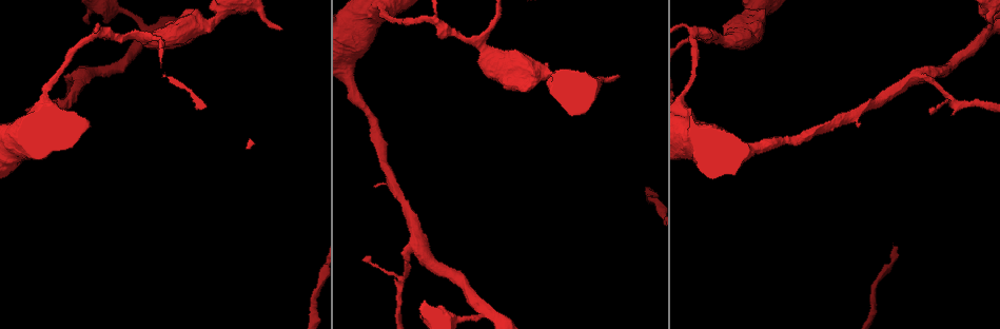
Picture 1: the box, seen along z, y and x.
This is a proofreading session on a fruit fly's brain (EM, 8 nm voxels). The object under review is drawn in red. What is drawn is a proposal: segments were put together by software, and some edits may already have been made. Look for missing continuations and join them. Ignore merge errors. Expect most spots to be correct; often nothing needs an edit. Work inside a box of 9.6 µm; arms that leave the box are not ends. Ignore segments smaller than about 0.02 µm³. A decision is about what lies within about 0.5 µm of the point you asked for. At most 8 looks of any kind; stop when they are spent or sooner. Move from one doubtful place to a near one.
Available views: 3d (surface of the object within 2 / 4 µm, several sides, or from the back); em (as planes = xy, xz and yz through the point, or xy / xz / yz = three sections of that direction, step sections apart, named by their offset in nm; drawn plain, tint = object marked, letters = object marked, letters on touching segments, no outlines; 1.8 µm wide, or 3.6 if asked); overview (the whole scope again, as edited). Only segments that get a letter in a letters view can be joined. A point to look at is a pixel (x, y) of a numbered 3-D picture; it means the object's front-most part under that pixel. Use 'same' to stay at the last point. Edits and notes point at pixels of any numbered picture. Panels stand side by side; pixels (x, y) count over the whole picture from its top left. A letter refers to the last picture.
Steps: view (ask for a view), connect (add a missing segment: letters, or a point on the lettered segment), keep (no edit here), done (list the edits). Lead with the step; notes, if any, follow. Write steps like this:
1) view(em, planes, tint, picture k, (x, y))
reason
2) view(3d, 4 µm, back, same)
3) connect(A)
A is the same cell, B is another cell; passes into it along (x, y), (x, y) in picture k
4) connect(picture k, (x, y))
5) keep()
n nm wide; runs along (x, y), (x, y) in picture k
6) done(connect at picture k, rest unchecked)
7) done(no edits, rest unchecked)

view(3d, 2 µm, picture 1, (367, 258))
branch stops here

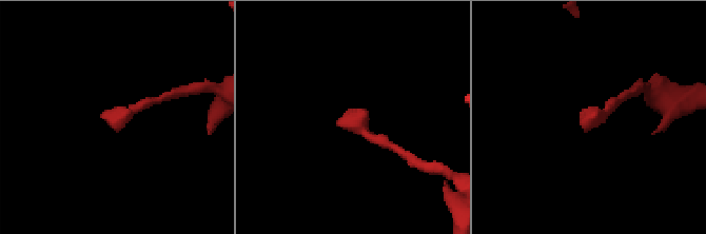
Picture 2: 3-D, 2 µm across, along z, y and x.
view(em, planes, letters, picture 2, (358, 116))

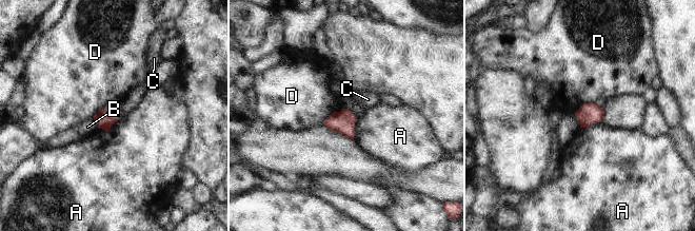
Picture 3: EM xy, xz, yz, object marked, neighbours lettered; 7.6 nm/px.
keep()
160 nm wide; A touches over 170 nm; A, B, C and D are other cells; none of them fits

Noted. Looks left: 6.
view(3d, 4 µm, back, picture 1, (858, 124))
free end

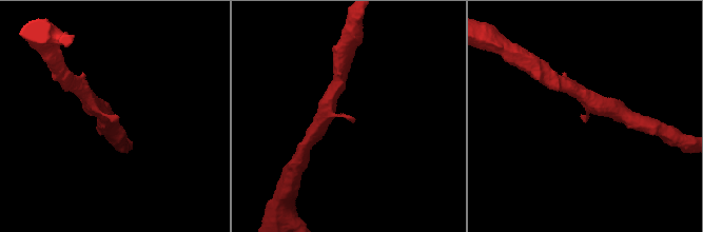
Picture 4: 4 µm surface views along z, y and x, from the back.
view(em, planes, plain, picture 4, (583, 117))
need the tissue

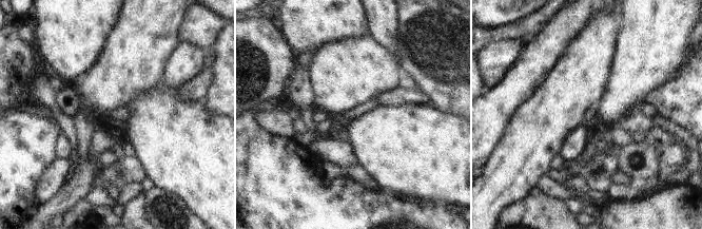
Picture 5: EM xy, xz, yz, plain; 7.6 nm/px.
view(em, planes, letters, same)

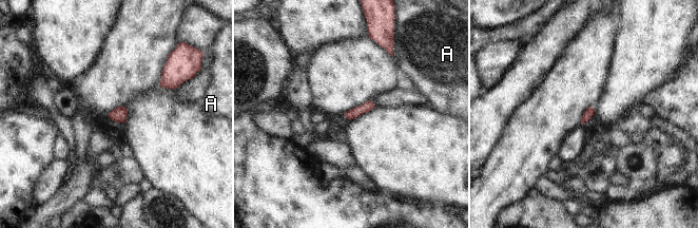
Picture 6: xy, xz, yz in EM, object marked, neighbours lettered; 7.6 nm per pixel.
keep()
A is another cell; border along (392, 53), (393, 56) in picture 6; none of them fits

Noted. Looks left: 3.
view(em, planes, letters, picture 1, (281, 29))
free end

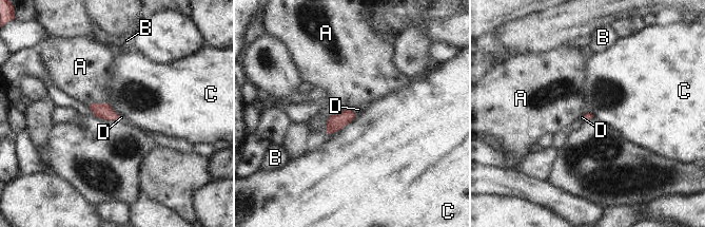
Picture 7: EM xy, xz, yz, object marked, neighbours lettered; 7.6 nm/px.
connect(D)
D is the same cell, A, B and C are other cells; passes into it along (335, 123), (354, 113), (358, 109) in picture 7; the neuron continues

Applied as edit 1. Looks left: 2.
done(connect at picture 7, rest unchecked)

